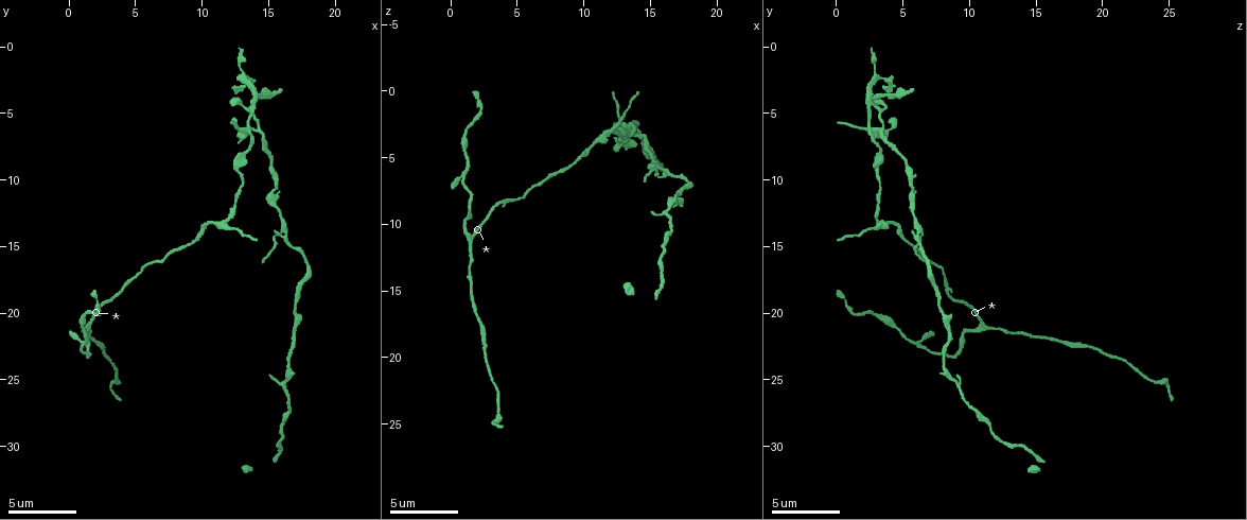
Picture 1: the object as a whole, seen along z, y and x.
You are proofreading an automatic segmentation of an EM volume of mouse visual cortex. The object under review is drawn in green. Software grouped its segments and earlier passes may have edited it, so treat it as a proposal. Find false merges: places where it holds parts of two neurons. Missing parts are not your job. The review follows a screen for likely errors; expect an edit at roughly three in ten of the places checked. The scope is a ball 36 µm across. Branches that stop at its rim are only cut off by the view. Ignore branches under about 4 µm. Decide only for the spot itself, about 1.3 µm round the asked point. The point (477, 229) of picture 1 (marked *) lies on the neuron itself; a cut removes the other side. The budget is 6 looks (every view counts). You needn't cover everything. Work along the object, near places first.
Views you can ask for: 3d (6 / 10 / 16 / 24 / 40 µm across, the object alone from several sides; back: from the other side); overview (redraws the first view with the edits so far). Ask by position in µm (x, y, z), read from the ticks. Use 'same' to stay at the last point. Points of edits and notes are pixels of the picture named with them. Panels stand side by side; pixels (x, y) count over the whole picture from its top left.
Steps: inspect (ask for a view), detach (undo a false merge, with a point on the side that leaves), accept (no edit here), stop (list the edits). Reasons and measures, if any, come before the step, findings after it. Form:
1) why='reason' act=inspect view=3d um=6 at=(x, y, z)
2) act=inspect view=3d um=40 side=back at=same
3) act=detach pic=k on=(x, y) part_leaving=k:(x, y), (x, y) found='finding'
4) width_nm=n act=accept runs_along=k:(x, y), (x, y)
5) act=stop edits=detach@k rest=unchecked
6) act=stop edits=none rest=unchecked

why='three-way junction' act=inspect view=3d um=6 at=(1.4, 21.2, 11.2)

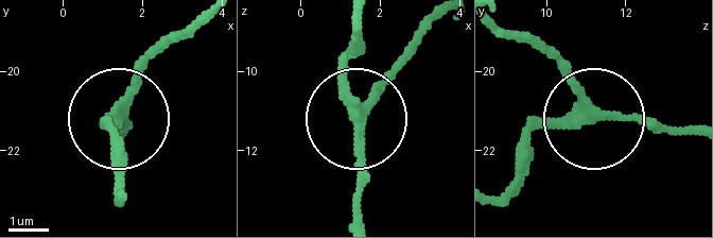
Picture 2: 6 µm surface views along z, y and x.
act=inspect view=3d um=6 side=back at=(1.40, 21.15, 11.10)

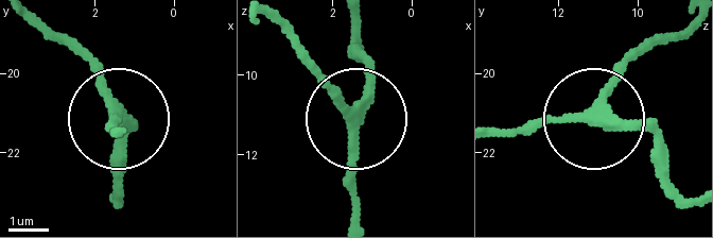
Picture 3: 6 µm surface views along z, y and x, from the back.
width_nm=250 act=accept found='continuous, no second neuron'

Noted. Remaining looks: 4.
why='thick turns thin' act=inspect view=3d um=6 at=(12.4, 12.4, 3.0)

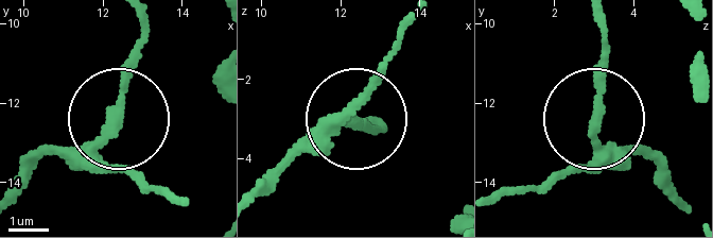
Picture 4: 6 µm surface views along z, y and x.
act=detach pic=4 on=(121, 86) part_leaving=4:(93, 141), (144, 22) found='two neurons meet here'

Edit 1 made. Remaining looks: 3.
why='thick turns thin' act=inspect view=3d um=16 at=(2.6, 22.4, 19.0)

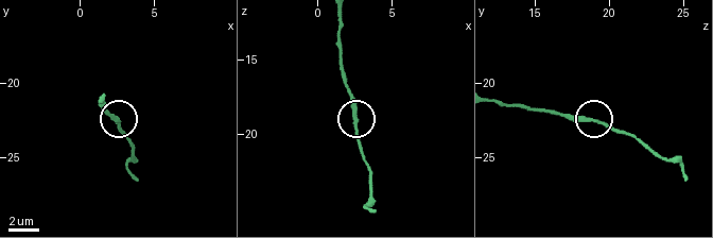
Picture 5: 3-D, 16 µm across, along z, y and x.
why='closer look' act=inspect view=3d um=6 at=(2.6, 22.6, 19.0)

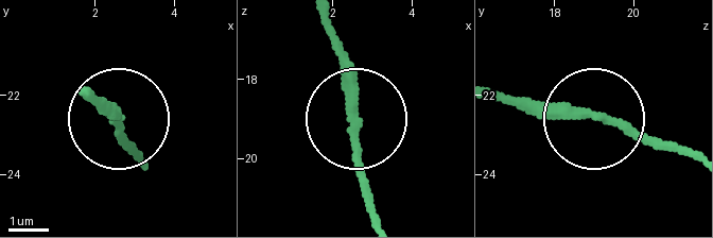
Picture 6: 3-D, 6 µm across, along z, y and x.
act=accept runs_along=6:(324, 20), (344, 70), (365, 209) found='one neuron here'

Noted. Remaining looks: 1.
act=stop edits=detach@4 rest=unchecked

